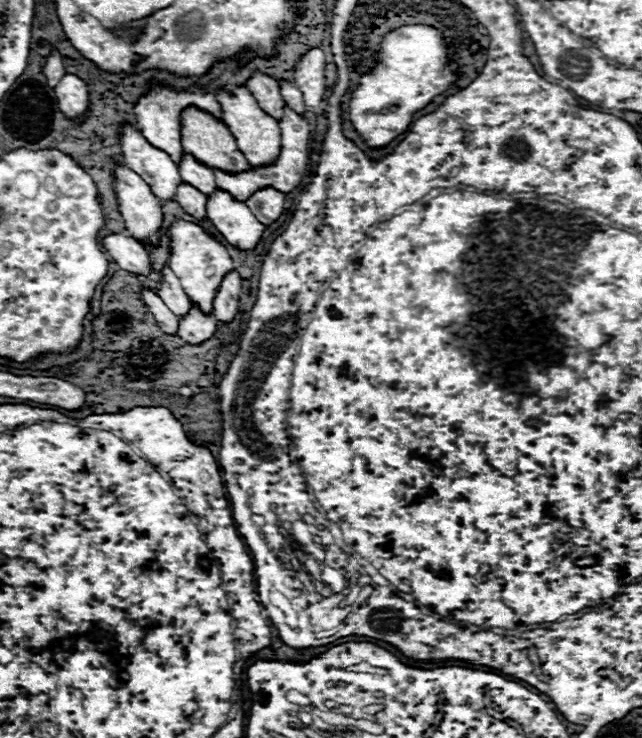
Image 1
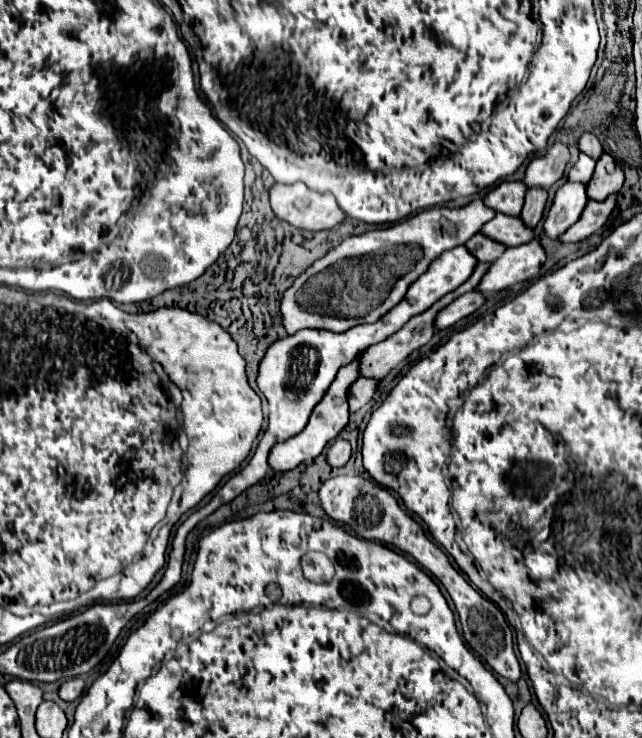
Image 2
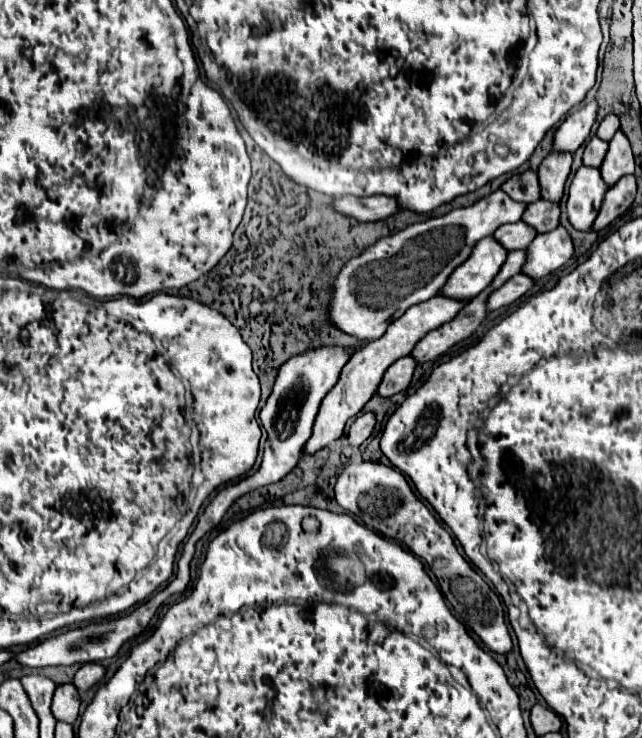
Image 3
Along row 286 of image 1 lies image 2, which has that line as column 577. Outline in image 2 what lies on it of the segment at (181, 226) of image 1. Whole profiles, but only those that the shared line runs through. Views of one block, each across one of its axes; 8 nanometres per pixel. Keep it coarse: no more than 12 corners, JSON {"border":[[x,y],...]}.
{"border":[[586,184],[558,188],[544,220],[544,234],[558,238],[580,218]]}

